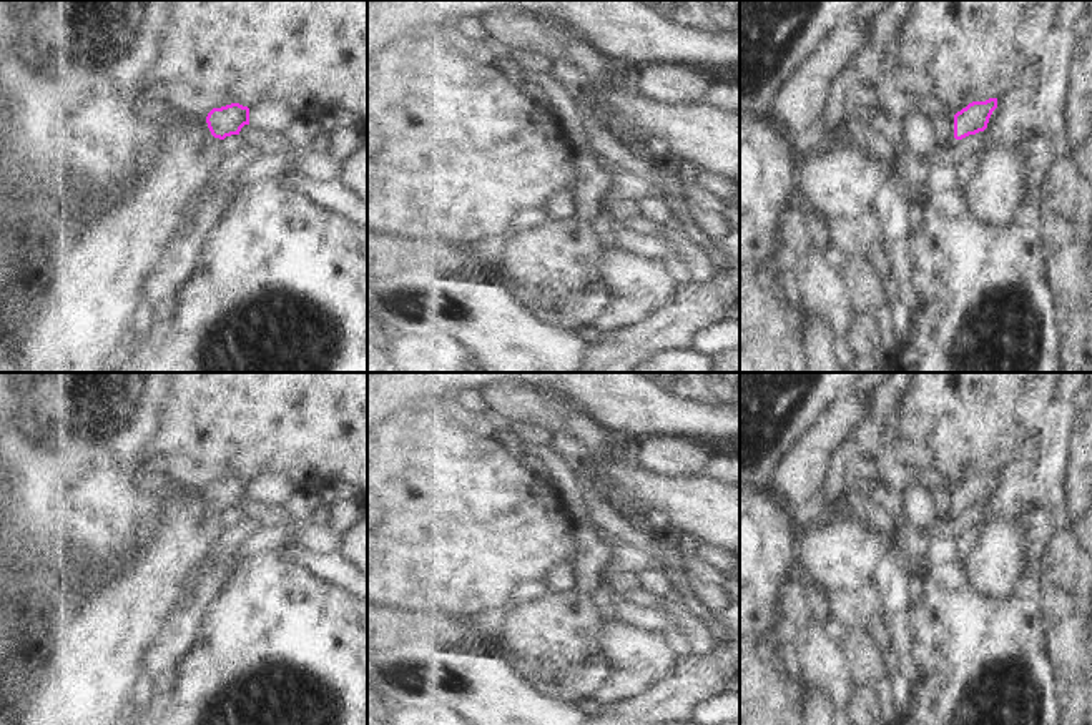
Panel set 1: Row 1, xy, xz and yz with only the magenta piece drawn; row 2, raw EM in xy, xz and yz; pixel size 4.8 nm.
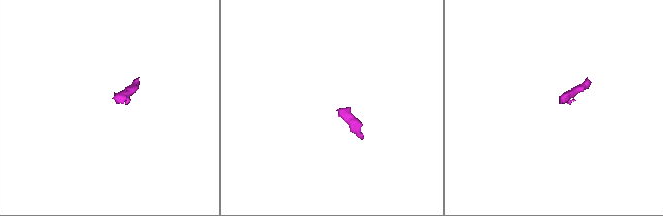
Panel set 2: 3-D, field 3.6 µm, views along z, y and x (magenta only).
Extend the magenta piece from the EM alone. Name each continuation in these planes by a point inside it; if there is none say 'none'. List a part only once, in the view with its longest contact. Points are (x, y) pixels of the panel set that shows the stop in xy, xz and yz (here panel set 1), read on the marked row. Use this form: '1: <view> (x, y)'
1: yz (919, 135)

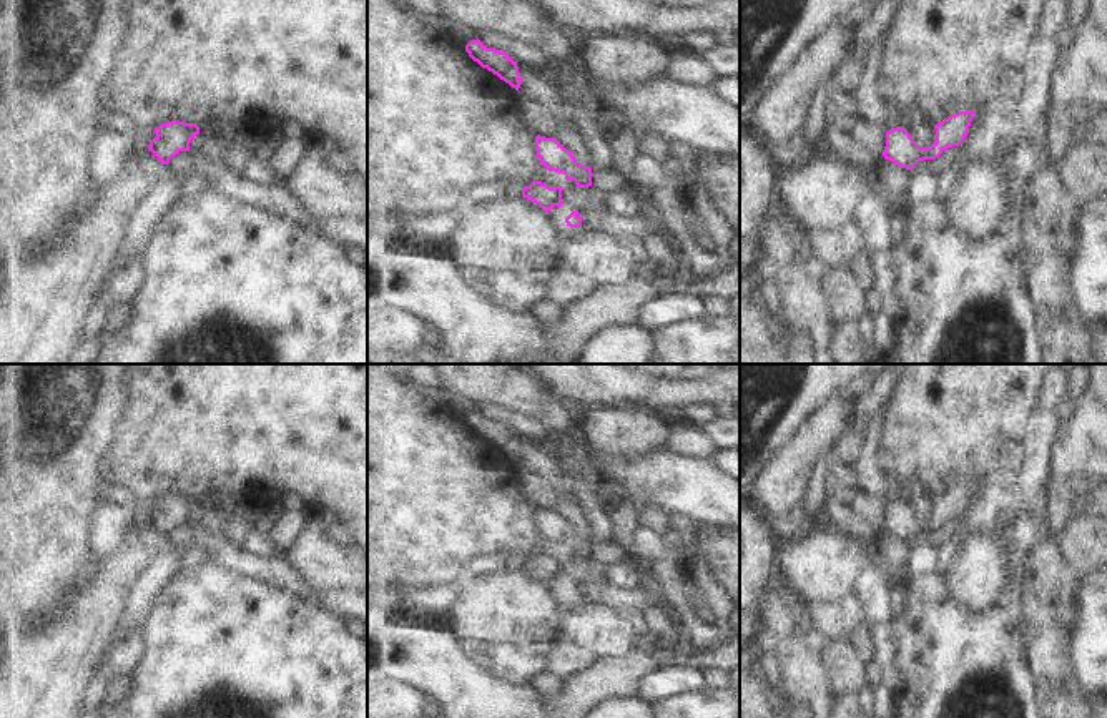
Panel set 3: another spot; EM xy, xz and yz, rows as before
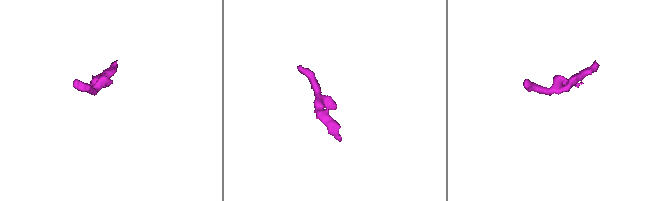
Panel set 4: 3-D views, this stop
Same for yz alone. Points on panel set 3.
none

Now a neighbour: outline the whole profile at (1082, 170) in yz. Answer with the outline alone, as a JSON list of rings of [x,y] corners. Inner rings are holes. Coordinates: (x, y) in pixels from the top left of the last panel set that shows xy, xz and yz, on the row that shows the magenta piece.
[[[1075,141],[1057,166],[1075,203],[1107,194],[1107,148]]]

